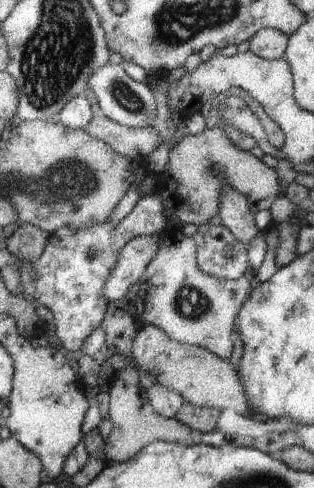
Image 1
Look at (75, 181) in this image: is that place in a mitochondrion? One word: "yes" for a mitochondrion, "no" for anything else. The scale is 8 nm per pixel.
yes

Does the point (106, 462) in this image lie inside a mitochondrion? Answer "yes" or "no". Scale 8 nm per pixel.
no

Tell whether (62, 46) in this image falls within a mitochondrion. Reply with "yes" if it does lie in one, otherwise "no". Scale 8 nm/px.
yes

